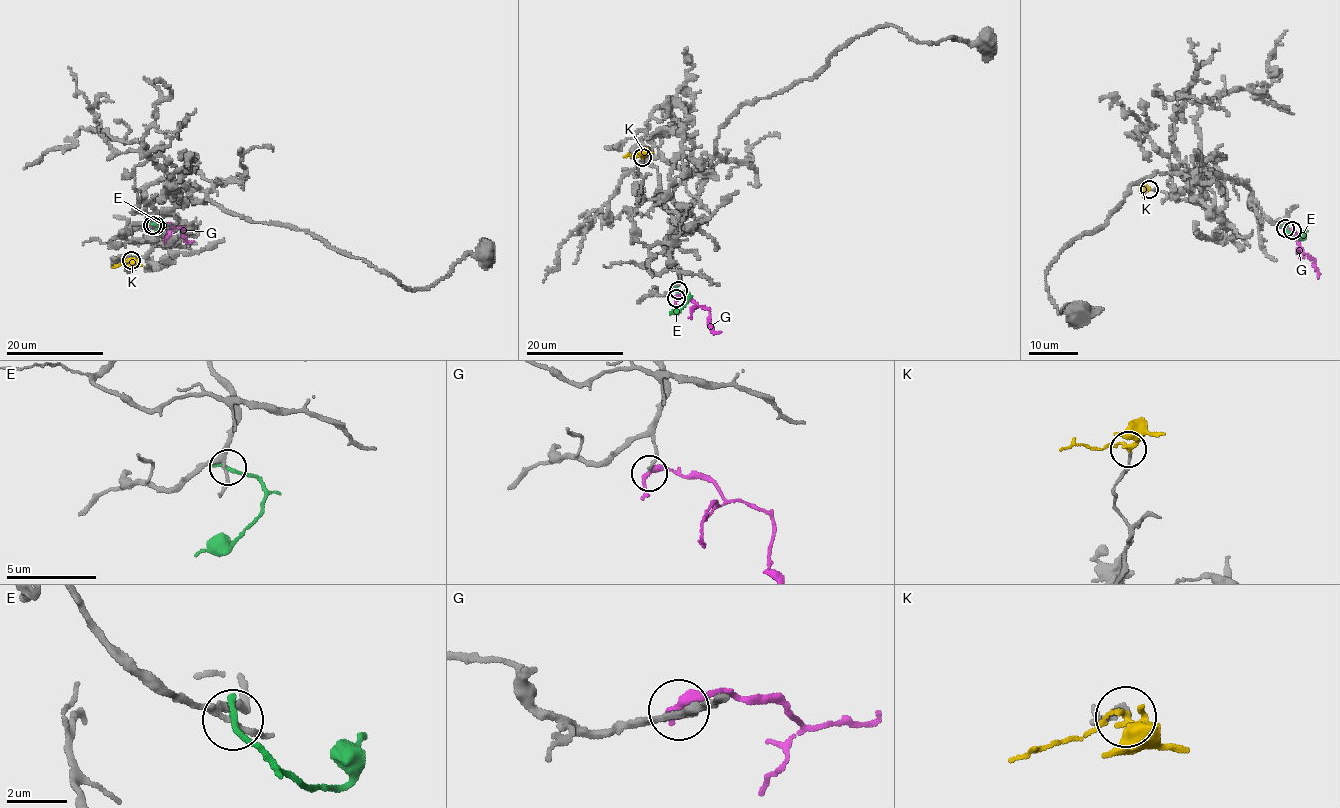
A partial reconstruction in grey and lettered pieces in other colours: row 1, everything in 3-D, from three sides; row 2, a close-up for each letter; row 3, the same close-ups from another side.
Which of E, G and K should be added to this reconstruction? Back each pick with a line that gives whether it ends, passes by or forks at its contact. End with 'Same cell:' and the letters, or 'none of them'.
G: it passes by
Same cell: G

